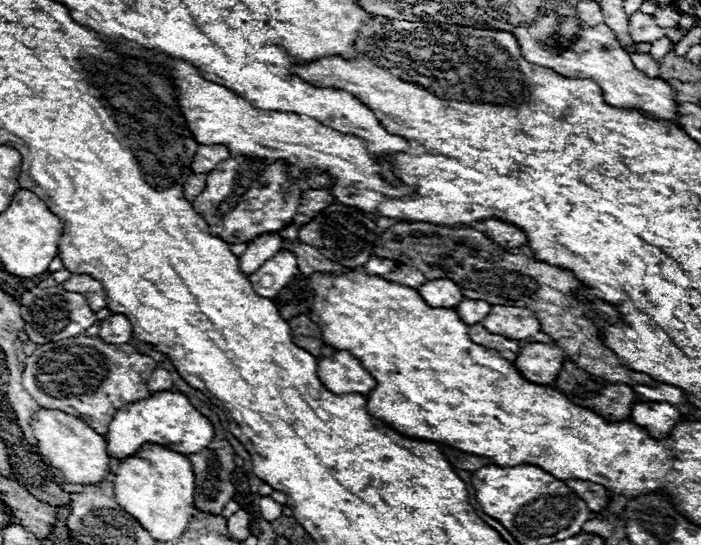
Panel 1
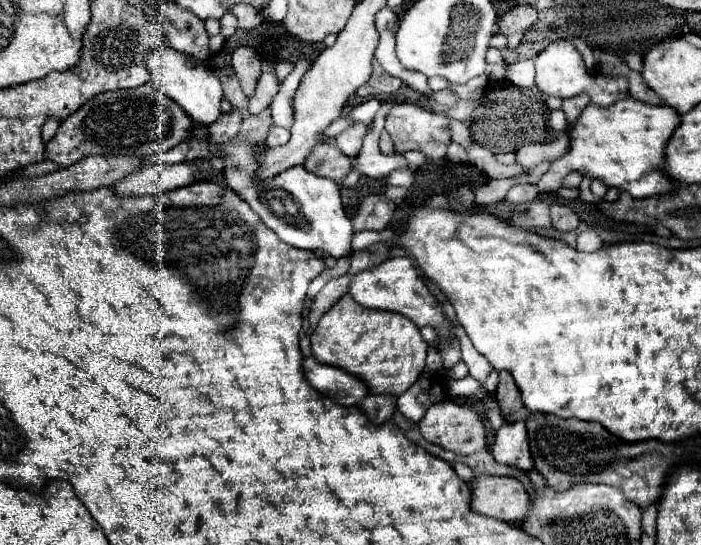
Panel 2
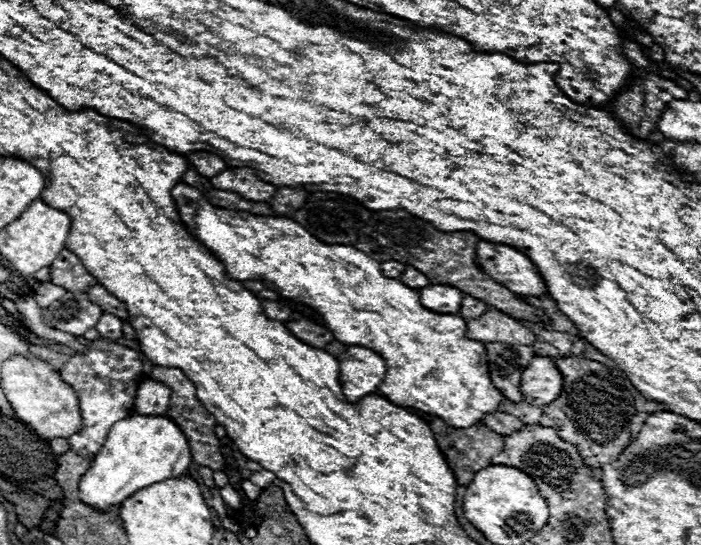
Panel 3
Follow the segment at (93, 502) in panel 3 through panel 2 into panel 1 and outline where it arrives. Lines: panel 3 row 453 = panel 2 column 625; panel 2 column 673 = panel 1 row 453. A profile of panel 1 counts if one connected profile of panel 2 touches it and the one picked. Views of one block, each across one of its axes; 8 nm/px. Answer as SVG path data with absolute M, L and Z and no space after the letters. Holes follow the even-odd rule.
M156 392L146 400L140 400L136 404L128 404L118 414L108 426L106 434L106 444L108 452L116 460L124 460L138 452L144 444L158 444L164 448L172 448L174 452L180 454L194 454L206 448L214 438L214 428L208 418L204 418L192 404L190 400L180 394L180 392Z

